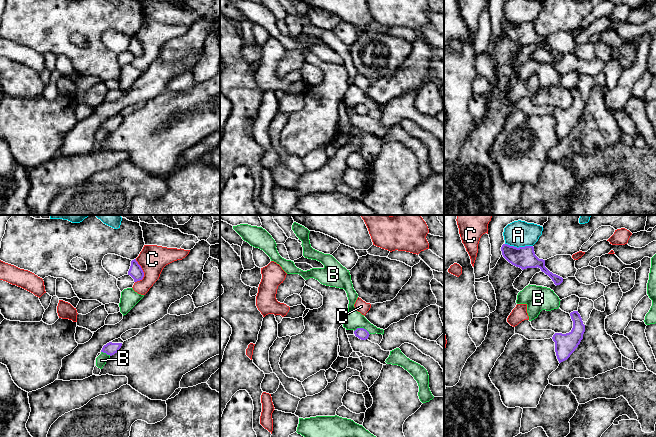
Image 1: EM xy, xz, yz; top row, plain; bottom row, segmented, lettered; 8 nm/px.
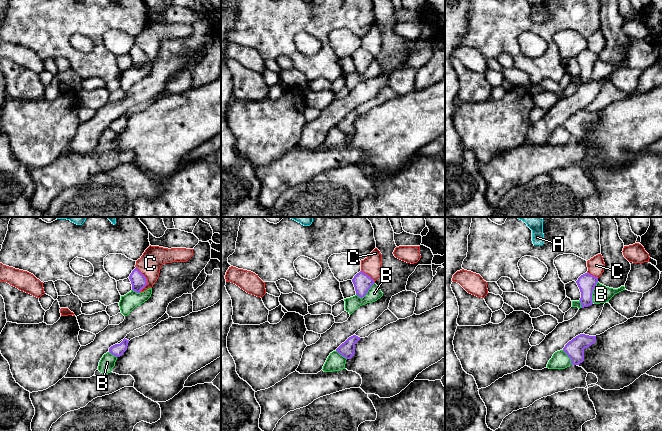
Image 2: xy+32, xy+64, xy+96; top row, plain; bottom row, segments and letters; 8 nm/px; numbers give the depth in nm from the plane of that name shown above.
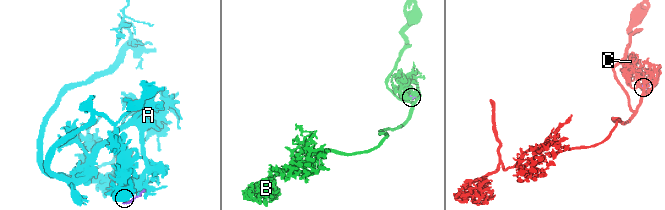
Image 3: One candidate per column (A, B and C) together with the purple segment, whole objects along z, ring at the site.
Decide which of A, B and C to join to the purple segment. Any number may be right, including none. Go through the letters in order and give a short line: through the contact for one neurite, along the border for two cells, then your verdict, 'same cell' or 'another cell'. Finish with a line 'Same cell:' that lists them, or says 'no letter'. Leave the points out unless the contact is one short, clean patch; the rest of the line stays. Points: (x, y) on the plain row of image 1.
A: another cell
B: another cell
C: another cell
Same cell: no letter

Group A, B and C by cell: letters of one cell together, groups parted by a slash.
A / B / C

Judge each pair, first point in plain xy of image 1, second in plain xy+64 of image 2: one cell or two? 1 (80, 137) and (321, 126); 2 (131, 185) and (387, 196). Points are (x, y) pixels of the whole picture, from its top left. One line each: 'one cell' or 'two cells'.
1: one cell
2: two cells

